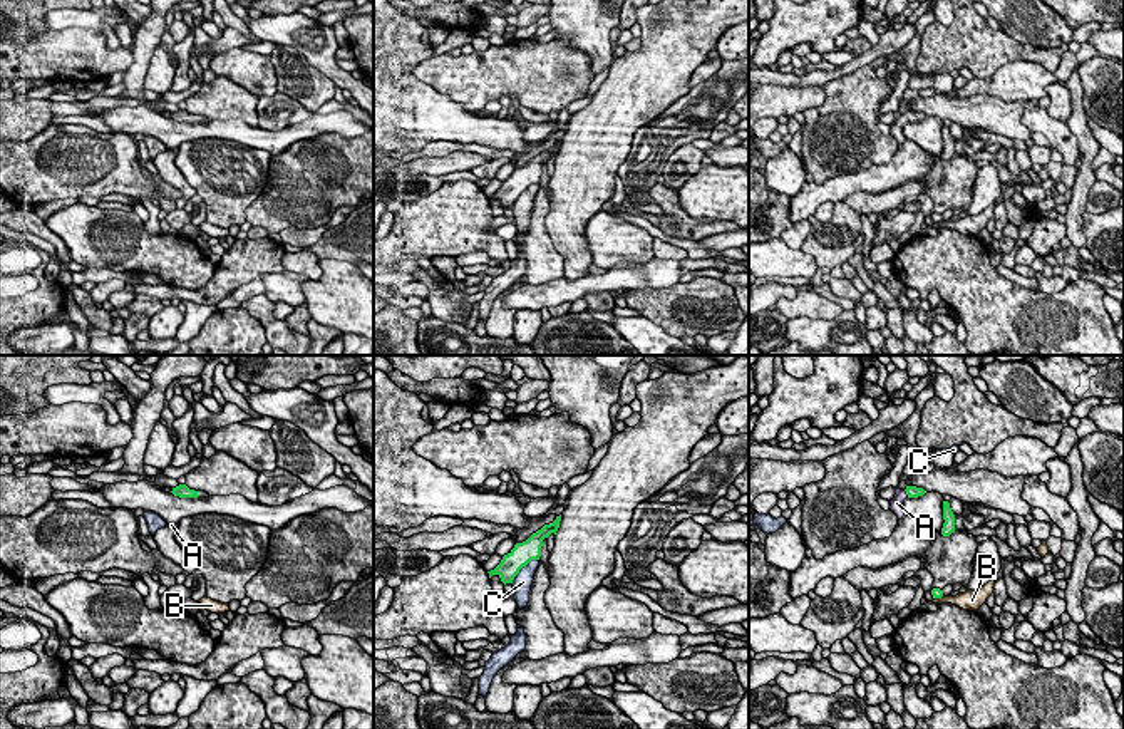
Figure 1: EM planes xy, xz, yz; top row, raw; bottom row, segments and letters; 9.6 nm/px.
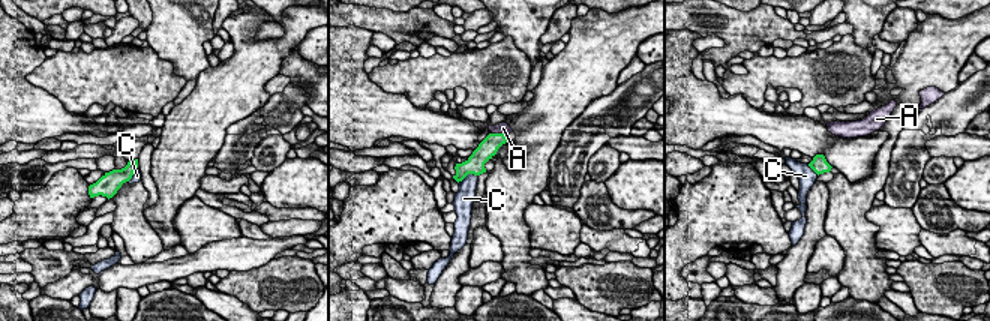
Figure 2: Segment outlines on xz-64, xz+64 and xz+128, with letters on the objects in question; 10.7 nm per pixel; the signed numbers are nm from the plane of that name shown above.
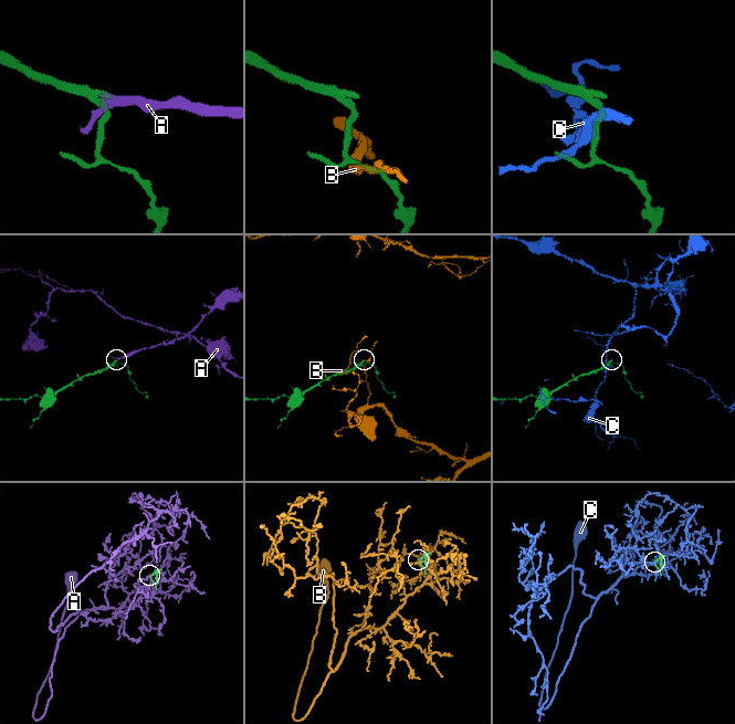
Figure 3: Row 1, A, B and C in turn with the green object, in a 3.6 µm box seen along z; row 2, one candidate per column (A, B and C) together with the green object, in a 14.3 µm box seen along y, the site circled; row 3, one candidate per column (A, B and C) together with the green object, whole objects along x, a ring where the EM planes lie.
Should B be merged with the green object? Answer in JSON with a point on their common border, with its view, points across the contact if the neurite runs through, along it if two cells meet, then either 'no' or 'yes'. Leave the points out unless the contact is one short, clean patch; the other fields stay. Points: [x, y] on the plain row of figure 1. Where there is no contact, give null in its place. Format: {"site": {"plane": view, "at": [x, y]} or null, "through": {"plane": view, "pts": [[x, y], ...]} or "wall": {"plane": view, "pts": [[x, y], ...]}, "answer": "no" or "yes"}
{"site": {"plane": "yz", "at": [938, 222]}, "wall": {"plane": "yz", "pts": [[943, 220], [935, 223]]}, "answer": "no"}

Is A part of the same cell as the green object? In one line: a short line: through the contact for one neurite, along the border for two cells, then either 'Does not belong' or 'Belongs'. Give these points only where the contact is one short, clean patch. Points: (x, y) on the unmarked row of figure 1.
Line: yz (912, 116), (907, 118), (897, 128). Belongs

